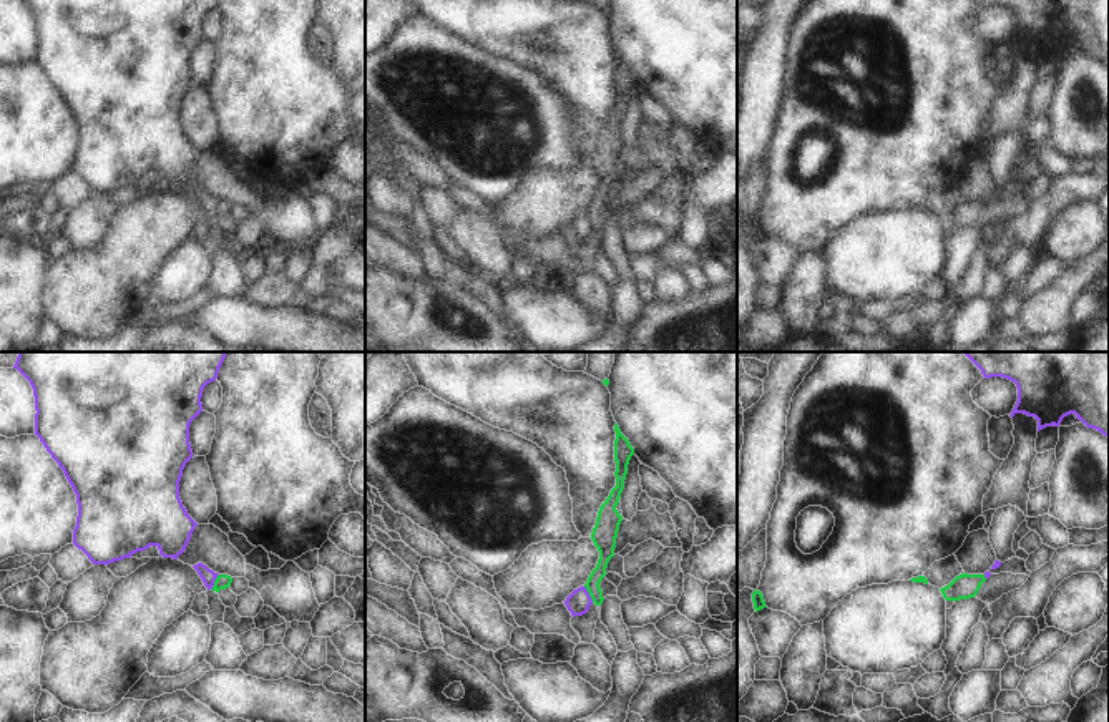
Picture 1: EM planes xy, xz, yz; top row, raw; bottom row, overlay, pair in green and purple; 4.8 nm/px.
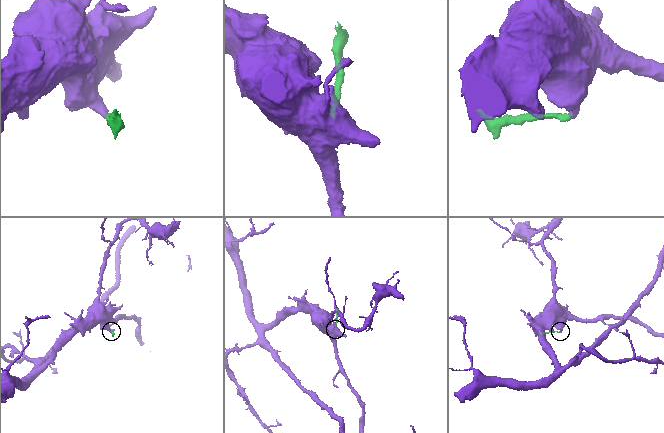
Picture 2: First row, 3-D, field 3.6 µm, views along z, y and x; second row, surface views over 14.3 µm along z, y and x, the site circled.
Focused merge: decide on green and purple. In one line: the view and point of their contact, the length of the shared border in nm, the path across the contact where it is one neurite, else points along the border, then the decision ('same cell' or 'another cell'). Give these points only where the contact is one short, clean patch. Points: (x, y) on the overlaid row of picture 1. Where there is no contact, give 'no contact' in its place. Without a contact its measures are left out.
xz (590, 595) | 90 nm | along xz (583, 586), (593, 601) | another cell

